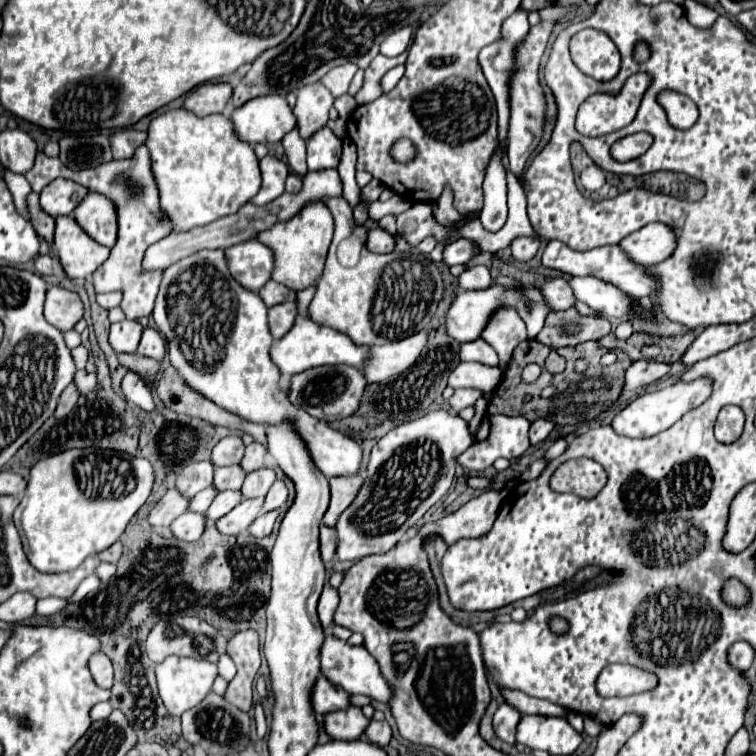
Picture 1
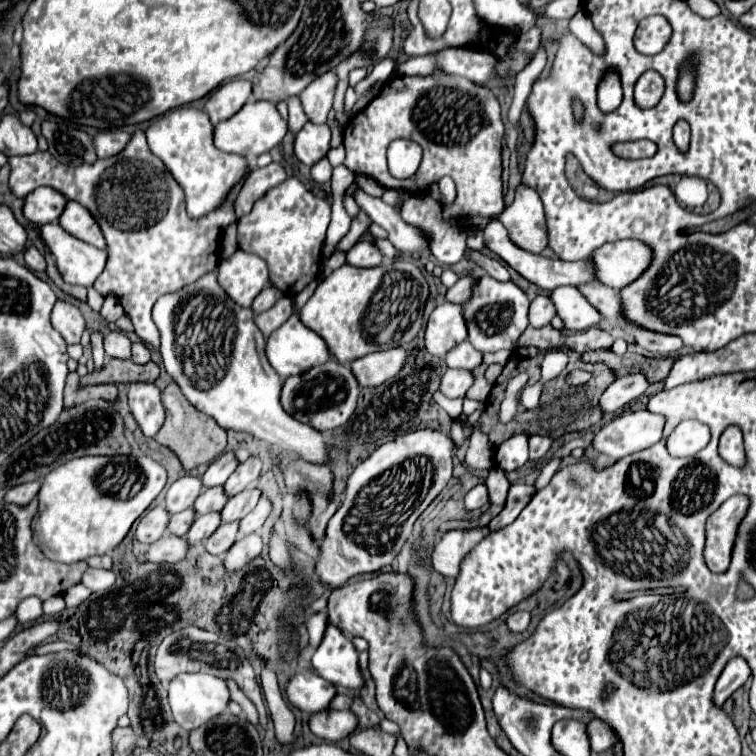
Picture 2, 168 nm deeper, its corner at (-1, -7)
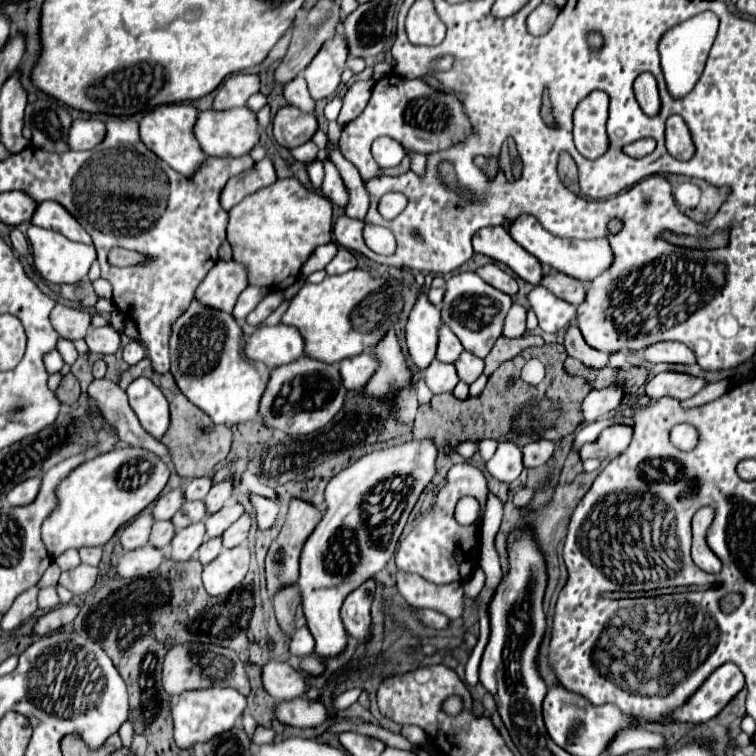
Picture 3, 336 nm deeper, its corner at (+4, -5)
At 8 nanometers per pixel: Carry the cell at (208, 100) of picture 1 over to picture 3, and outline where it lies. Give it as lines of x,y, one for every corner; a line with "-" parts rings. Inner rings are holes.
232,74
216,90
214,110
230,110
246,106
248,98
260,90
260,78
256,74

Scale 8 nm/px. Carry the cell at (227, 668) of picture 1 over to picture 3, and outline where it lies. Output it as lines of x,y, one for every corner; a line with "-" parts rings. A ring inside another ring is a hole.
258,726
256,730
254,730
254,744
256,746
262,746
262,744
268,744
268,742
272,742
274,740
274,730
268,730
268,728
262,728
262,726

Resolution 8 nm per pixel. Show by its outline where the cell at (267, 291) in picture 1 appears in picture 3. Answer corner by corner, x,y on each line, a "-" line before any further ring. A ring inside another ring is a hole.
248,286
242,294
240,294
240,298
238,298
238,302
236,302
236,308
234,308
234,318
238,320
238,322
244,322
244,318
260,304
260,300
268,294
270,290
268,288
260,288
260,286

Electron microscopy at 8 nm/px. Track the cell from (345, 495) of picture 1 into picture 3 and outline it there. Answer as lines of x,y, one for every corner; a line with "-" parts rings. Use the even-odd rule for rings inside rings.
292,498
290,500
286,524
284,524
282,532
278,534
278,538
272,542
272,546
268,550
268,556
266,556
266,576
268,576
270,596
274,596
274,592
278,588
282,588
282,584
294,584
298,580
300,552
302,552
302,546
308,540
310,532
314,532
314,528
318,526
318,520
322,520
322,512
318,512
316,506
312,506
310,502
306,502
302,498

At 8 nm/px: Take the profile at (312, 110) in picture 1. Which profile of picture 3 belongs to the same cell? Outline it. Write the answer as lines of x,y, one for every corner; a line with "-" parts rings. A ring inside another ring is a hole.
340,30
332,40
328,40
322,46
318,56
304,70
304,78
306,78
312,100
330,98
336,92
340,84
340,74
344,70
346,56
348,56
346,40

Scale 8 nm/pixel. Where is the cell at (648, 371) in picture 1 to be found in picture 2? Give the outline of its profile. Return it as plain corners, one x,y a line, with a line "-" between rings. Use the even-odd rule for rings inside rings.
627,374
623,378
617,378
599,398
599,406
605,414
613,414
625,404
637,400
645,390
649,388
647,378
643,374

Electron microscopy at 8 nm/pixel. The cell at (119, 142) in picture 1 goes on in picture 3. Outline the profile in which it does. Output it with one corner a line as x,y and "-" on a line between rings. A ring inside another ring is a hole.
74,120
68,136
72,150
92,150
106,138
106,126
100,120

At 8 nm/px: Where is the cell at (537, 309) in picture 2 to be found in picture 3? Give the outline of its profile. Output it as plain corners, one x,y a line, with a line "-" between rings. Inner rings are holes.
514,304
504,320
504,330
502,334
508,338
518,338
526,332
526,308
522,304

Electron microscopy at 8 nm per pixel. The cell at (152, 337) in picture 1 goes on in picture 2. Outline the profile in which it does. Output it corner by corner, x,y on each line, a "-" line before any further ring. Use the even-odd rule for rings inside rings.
143,342
133,344
133,354
131,354
131,360
133,360
135,364
147,364
147,362
151,360
151,352
149,352
149,348
147,348

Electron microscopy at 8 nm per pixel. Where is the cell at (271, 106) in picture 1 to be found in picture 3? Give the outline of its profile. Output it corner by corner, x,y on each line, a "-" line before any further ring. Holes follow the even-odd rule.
246,106
224,110
224,112
206,110
206,112
198,114
198,120
194,126
194,136
208,156
244,156
258,144
260,124
256,120
256,112
252,112

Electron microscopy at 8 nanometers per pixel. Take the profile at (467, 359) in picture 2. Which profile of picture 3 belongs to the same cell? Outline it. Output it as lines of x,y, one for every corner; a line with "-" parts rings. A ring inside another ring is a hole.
446,326
440,328
440,340
438,340
438,352
436,352
436,358
440,362
448,362
448,364
454,364
460,354
464,352
464,346
460,344
460,340
454,336
454,332
450,332

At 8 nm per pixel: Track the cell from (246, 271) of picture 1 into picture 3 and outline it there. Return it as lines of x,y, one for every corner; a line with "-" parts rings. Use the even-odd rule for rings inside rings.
218,260
216,266
206,274
202,284
196,288
196,296
210,308
232,312
244,288
248,288
246,266
236,260

